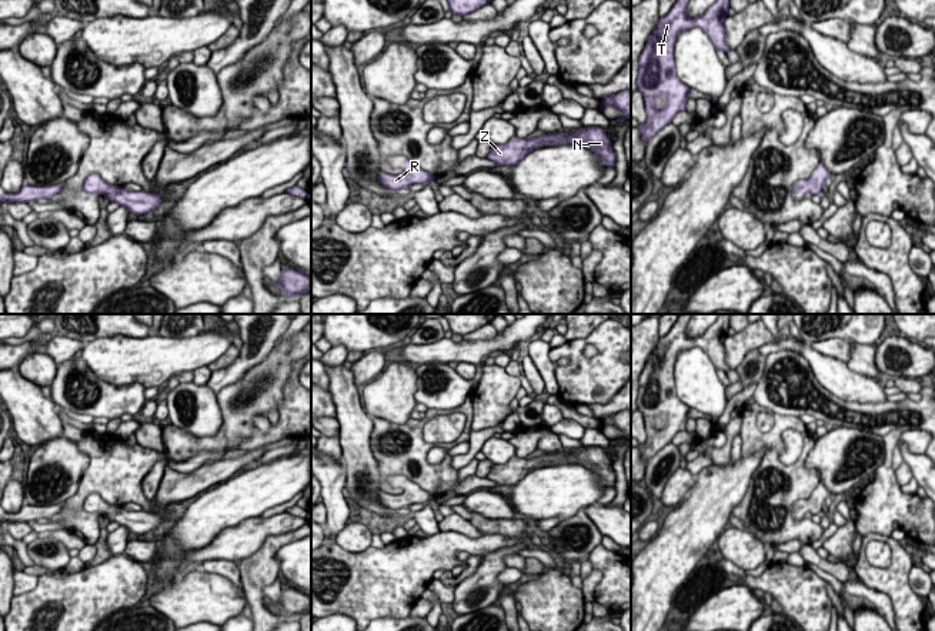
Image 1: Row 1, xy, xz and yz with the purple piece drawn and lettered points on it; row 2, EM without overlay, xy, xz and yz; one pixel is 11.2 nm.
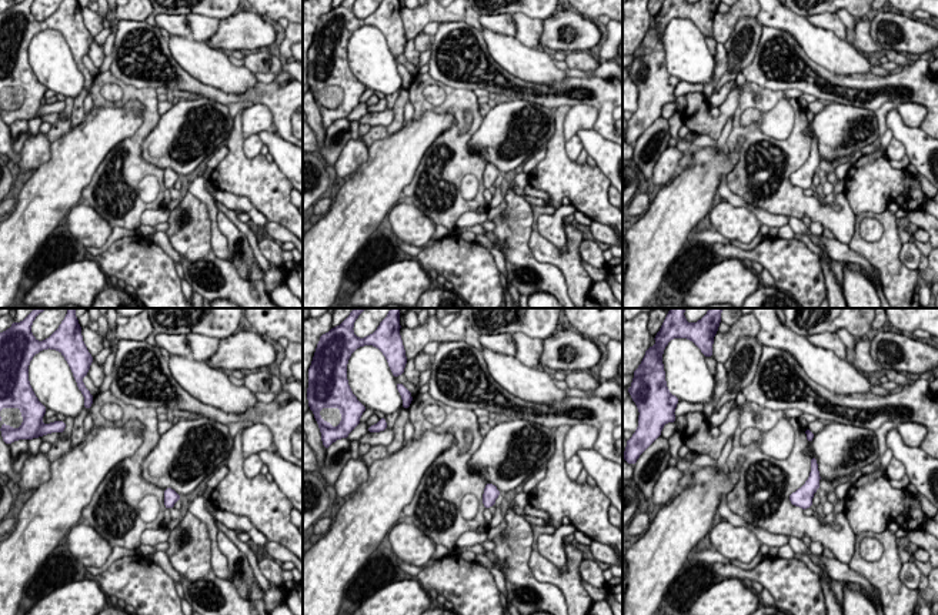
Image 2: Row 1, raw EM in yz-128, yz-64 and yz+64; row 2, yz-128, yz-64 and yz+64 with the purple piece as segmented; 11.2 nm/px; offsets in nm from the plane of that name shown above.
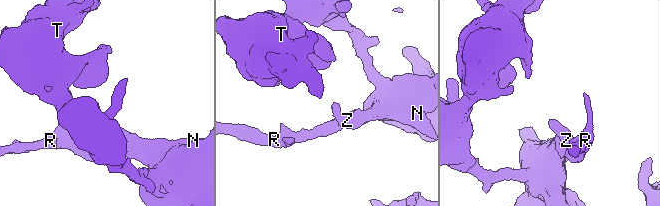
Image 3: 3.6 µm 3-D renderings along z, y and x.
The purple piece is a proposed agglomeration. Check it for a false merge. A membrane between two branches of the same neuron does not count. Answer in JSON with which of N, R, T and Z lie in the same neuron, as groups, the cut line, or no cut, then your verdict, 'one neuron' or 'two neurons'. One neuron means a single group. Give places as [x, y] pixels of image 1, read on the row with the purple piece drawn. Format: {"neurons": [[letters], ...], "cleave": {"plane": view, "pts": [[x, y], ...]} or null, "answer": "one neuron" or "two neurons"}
{"neurons": [["N", "R", "T", "Z"]], "cleave": null, "answer": "one neuron"}

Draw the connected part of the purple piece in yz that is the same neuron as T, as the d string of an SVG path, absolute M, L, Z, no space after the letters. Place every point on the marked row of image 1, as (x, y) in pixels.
M677 0L669 13L658 20L638 59L637 89L644 94L647 110L647 121L638 124L638 130L645 143L672 123L689 99L689 87L677 77L675 70L674 46L678 34L699 27L717 50L725 54L731 50L725 34L729 0L717 0L695 19L687 16L688 3L689 0Z

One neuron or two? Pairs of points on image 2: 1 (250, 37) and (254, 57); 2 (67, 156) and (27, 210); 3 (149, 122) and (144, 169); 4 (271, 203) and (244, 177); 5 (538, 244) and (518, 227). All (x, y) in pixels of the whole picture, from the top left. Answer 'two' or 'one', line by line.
1: two
2: one
3: one
4: one
5: two

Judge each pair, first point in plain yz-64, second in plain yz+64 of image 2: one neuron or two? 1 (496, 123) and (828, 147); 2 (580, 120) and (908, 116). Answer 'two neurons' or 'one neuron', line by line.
1: one neuron
2: one neuron

